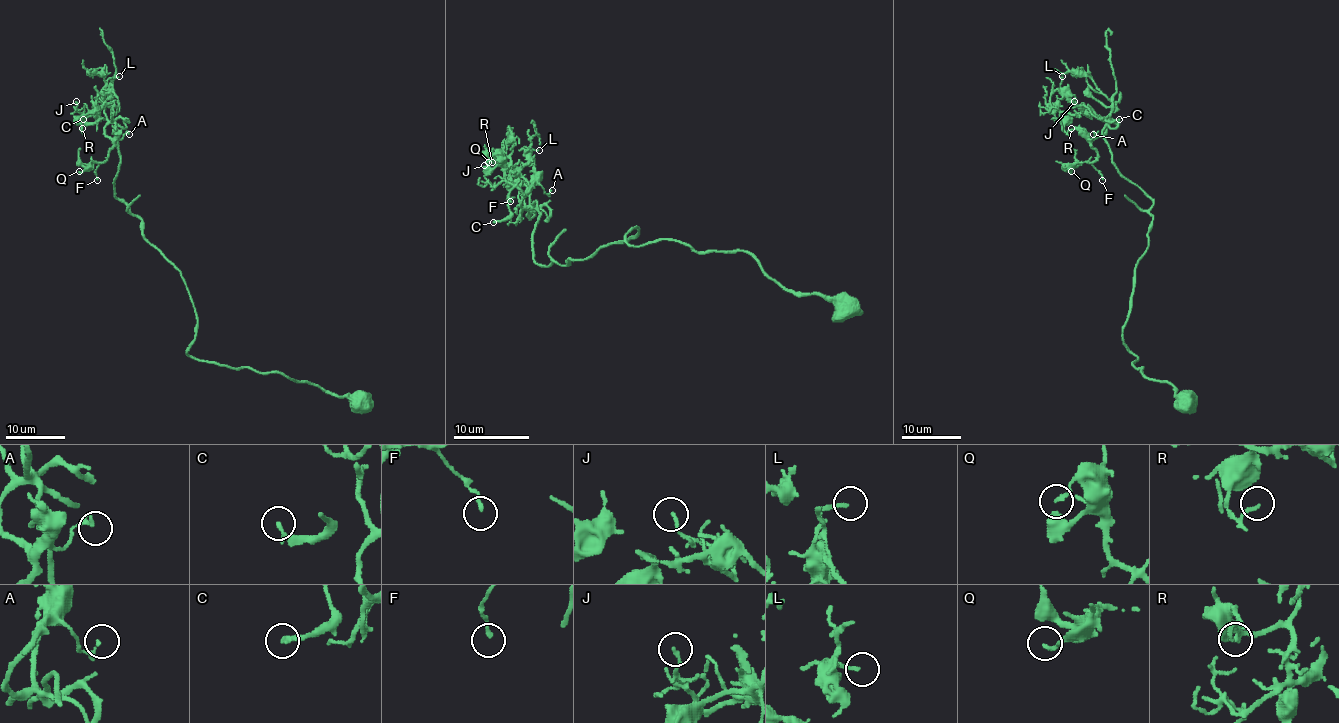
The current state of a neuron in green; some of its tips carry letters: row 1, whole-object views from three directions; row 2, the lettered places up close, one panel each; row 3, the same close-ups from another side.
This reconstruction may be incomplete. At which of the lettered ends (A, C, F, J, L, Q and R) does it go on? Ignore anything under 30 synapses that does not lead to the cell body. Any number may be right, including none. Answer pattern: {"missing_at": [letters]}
{"missing_at": []}

